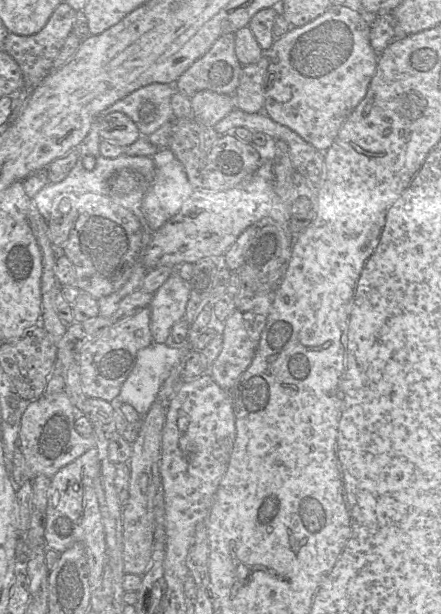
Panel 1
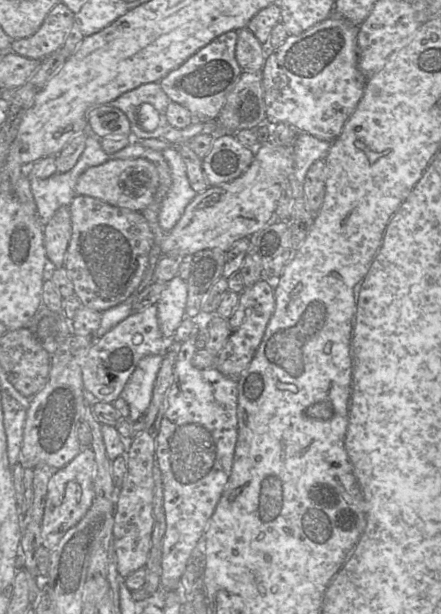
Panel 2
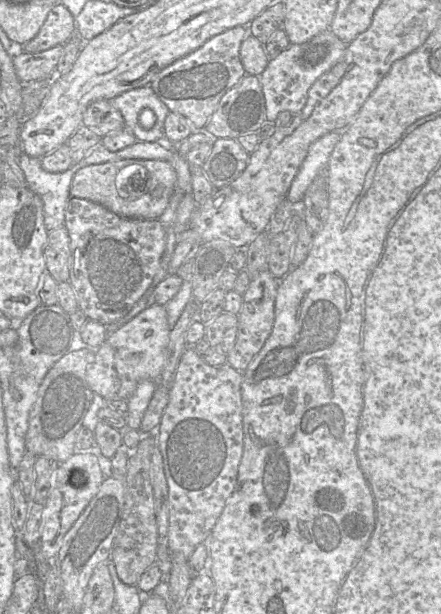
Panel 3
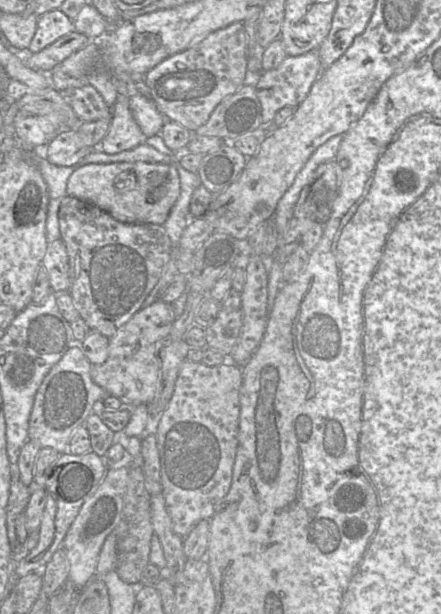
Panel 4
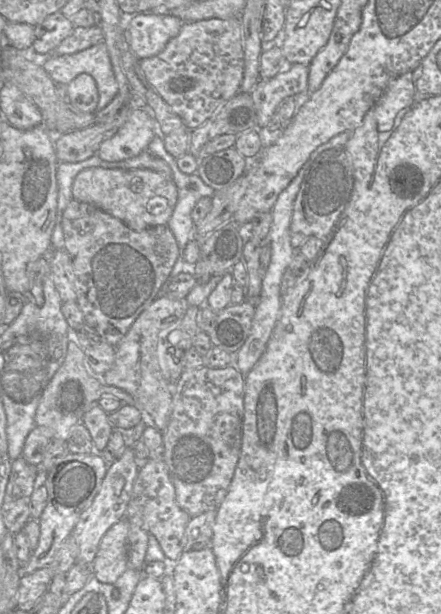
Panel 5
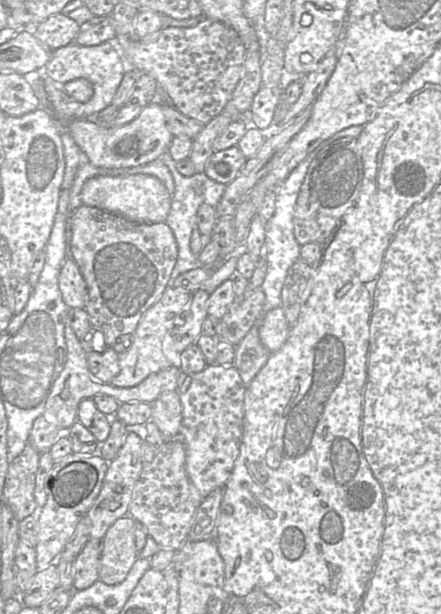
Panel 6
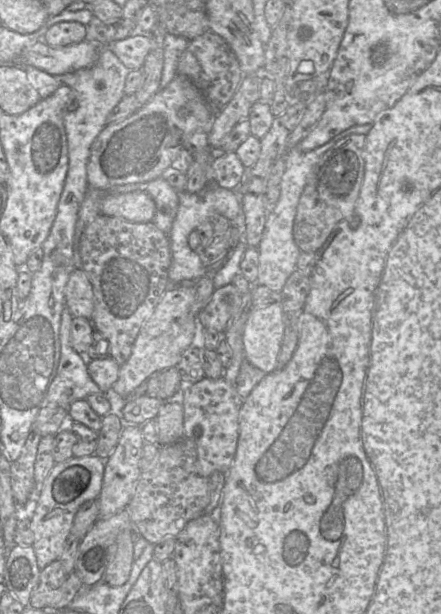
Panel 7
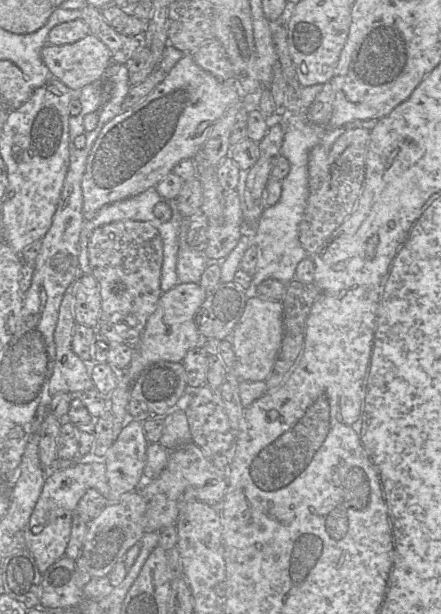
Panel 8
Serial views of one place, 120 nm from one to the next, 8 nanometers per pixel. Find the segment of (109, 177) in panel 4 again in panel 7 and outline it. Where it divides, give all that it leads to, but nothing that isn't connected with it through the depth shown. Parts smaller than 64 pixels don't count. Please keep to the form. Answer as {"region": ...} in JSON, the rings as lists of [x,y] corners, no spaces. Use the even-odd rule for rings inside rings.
{"region":[[[142,191],[124,194],[110,194],[100,203],[101,214],[124,218],[130,222],[151,222],[156,205],[153,199]]]}

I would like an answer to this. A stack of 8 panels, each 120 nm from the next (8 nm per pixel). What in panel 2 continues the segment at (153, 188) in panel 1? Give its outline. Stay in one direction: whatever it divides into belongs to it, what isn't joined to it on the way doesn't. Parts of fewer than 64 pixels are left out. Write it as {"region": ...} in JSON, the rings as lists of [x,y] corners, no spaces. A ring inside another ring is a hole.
{"region":[[[170,146],[161,153],[170,167],[172,184],[161,202],[158,223],[165,232],[169,232],[197,193],[189,184],[186,165],[175,146]]]}

